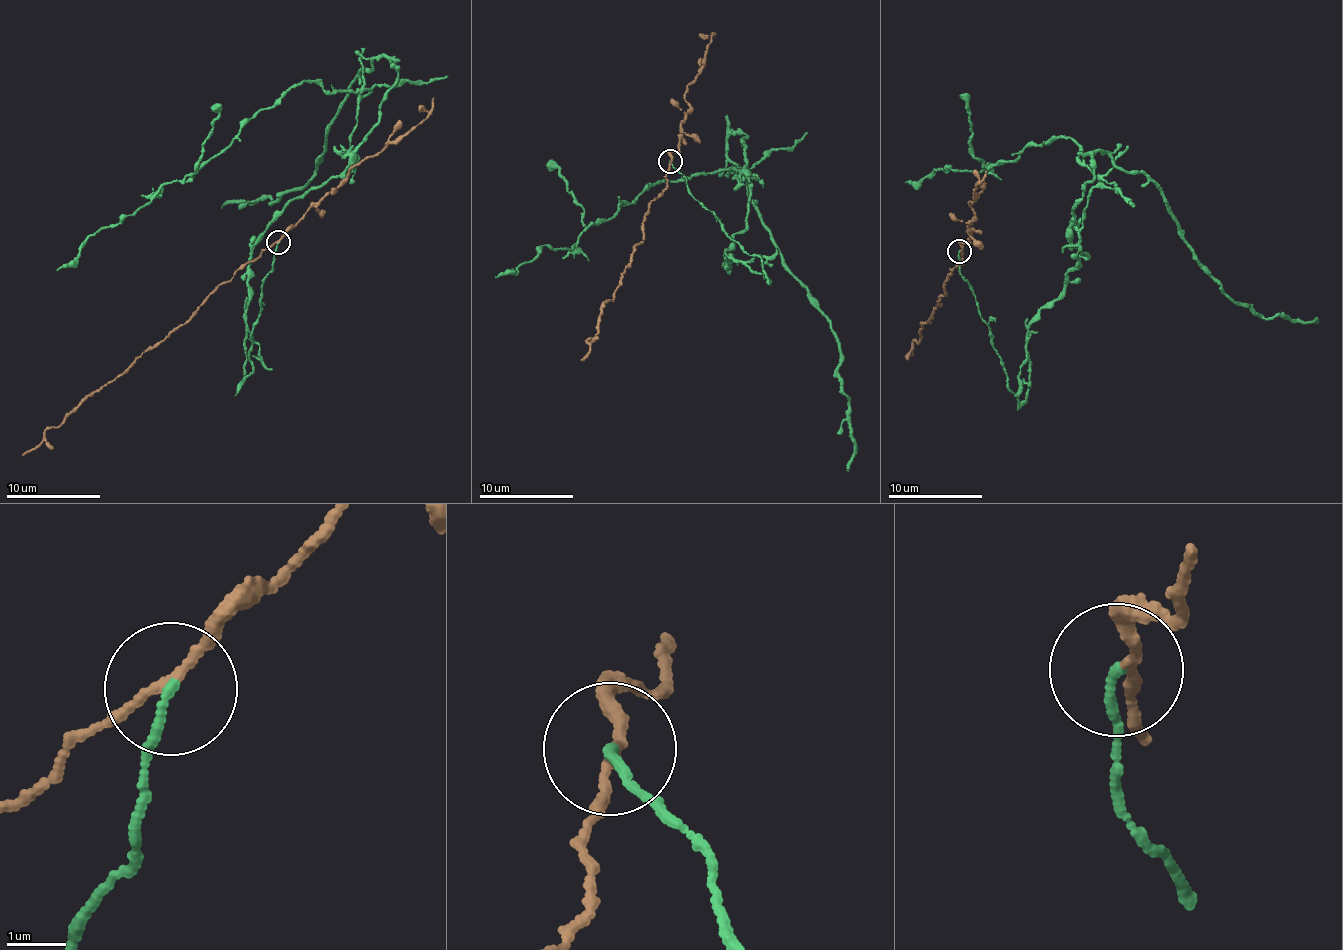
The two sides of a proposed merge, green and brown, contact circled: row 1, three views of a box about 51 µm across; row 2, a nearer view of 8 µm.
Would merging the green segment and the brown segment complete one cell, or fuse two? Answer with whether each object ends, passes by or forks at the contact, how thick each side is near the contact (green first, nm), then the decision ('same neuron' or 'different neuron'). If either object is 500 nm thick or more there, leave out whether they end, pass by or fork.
green ends there; brown passes by; 140 nm thick on the green side, 140 nm on the other; different neuron

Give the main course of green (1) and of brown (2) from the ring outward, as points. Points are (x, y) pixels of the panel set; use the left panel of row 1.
1: (278, 243), (240, 385), (251, 245), (291, 200), (353, 170), (366, 58), (314, 177), (221, 208)
2: (277, 242), (235, 270), (182, 325), (50, 427), (41, 443), (23, 456)

